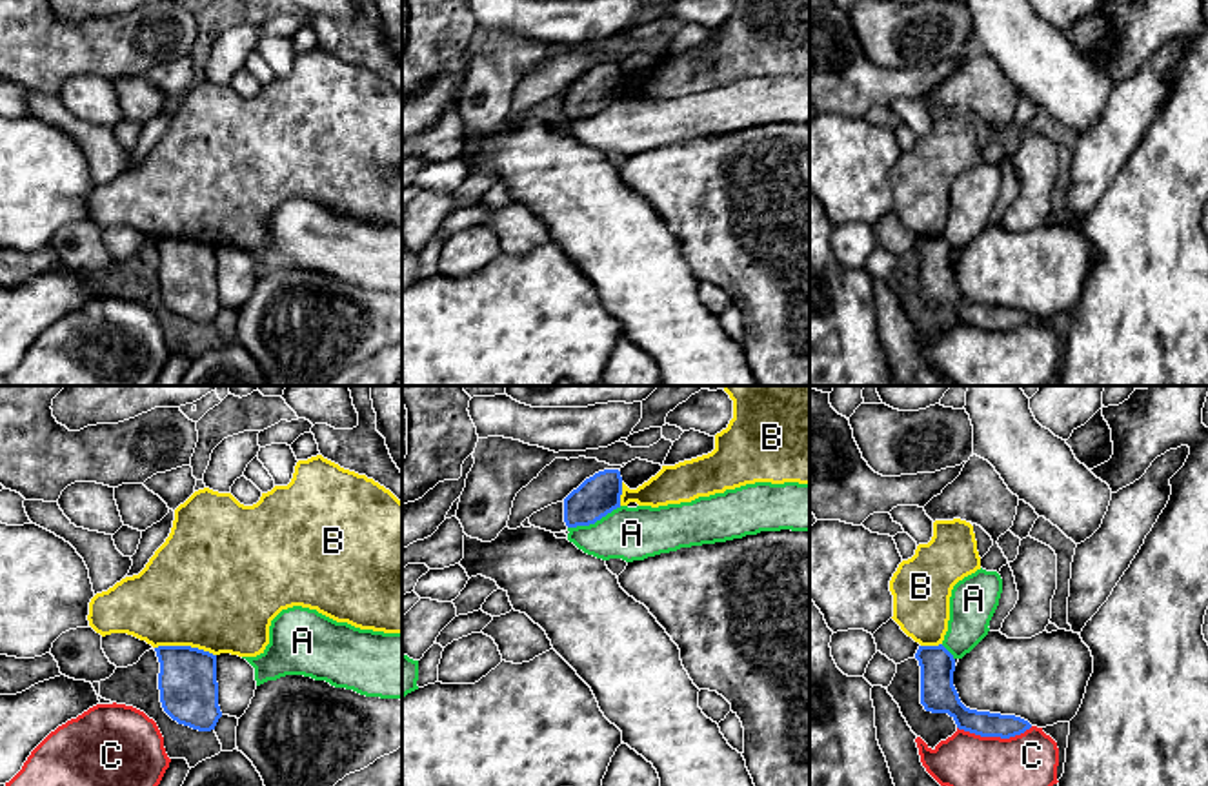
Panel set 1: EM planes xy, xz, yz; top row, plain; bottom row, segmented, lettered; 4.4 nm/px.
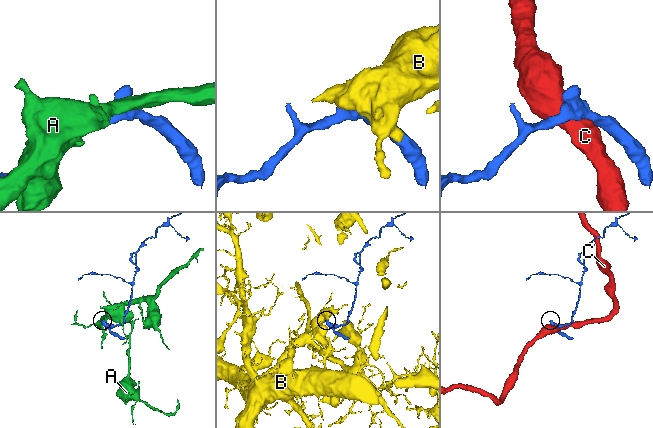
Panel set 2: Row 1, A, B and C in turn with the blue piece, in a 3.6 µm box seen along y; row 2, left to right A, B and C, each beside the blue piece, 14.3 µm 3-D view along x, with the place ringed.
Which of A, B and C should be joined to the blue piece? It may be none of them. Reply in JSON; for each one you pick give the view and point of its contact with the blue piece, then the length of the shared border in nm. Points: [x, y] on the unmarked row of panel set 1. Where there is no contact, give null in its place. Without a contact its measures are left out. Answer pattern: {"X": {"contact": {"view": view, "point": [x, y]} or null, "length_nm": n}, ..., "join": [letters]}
{"join": []}

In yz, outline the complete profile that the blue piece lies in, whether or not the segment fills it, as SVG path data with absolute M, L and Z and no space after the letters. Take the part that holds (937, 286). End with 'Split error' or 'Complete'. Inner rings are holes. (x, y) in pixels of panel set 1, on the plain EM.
M919 238L915 251L921 258L921 297L931 306L948 306L959 322L1010 331L1024 326L1032 317L1015 307L1001 307L966 300L953 278L955 251L942 238Z. Complete

